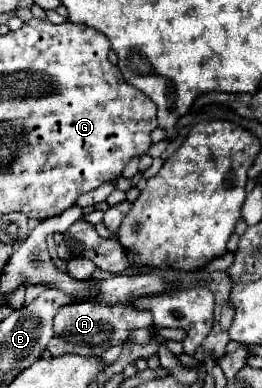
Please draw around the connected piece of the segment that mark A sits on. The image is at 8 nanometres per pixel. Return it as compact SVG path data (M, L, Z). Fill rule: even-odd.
M76 302L76 304L66 304L60 308L60 312L54 316L54 336L48 344L48 352L52 356L60 354L80 354L80 356L102 356L110 346L120 344L126 340L126 336L136 330L136 328L146 328L154 332L162 340L174 340L182 342L184 332L178 328L156 328L152 324L152 314L146 310L134 310L134 308L100 308L98 304L92 302Z

